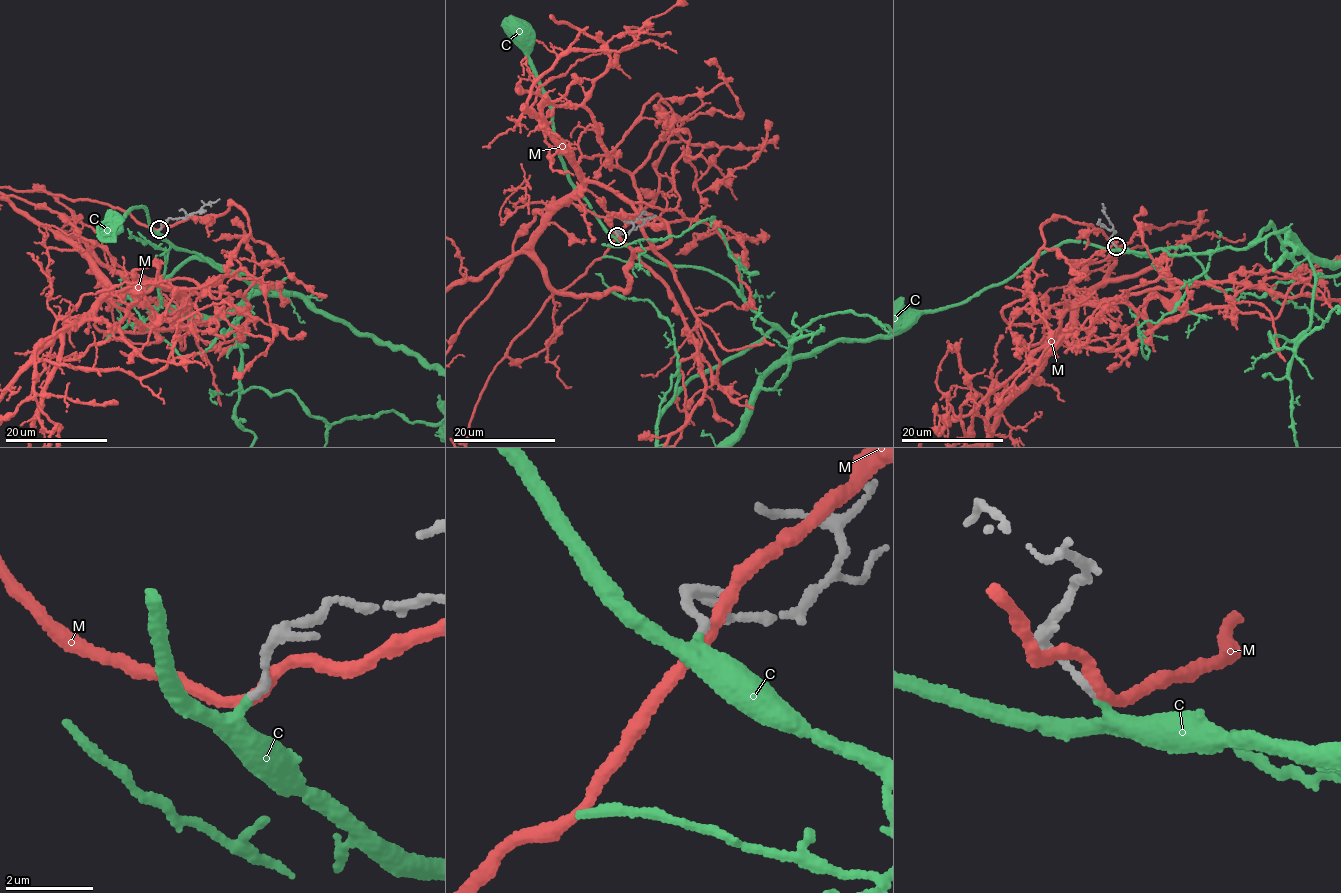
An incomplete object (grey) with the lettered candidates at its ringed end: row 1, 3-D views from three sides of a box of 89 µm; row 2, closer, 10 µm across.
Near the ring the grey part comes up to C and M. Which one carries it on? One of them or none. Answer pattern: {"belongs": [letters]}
{"belongs": ["C"]}

